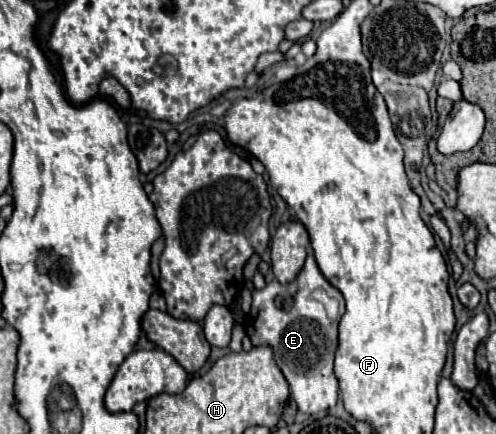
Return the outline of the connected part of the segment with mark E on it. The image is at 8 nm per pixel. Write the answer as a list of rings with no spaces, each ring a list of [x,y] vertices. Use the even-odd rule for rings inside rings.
[[[305,265],[305,269],[295,281],[281,285],[277,279],[273,279],[263,289],[255,289],[253,283],[247,281],[253,293],[253,303],[245,329],[255,347],[259,345],[273,347],[275,361],[291,387],[291,397],[295,399],[299,411],[315,415],[319,411],[331,409],[337,403],[337,381],[335,375],[331,373],[331,365],[337,349],[339,321],[329,319],[325,307],[309,297],[311,295],[311,285],[307,279],[309,271],[315,271],[315,267]],[[289,297],[293,297],[293,303],[287,303]]]

